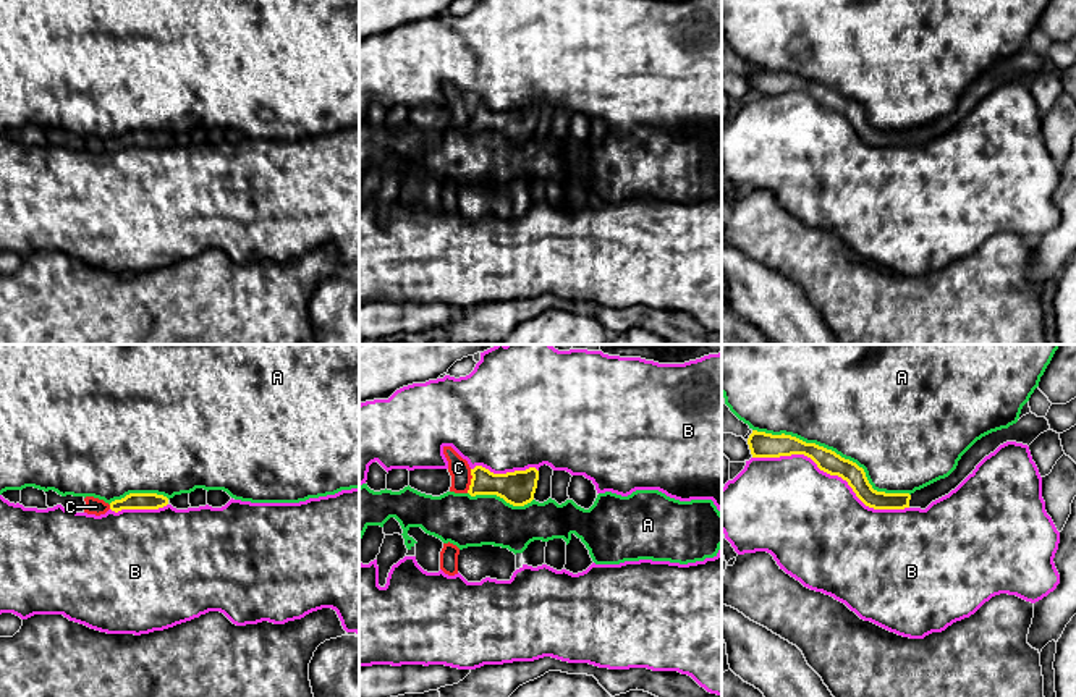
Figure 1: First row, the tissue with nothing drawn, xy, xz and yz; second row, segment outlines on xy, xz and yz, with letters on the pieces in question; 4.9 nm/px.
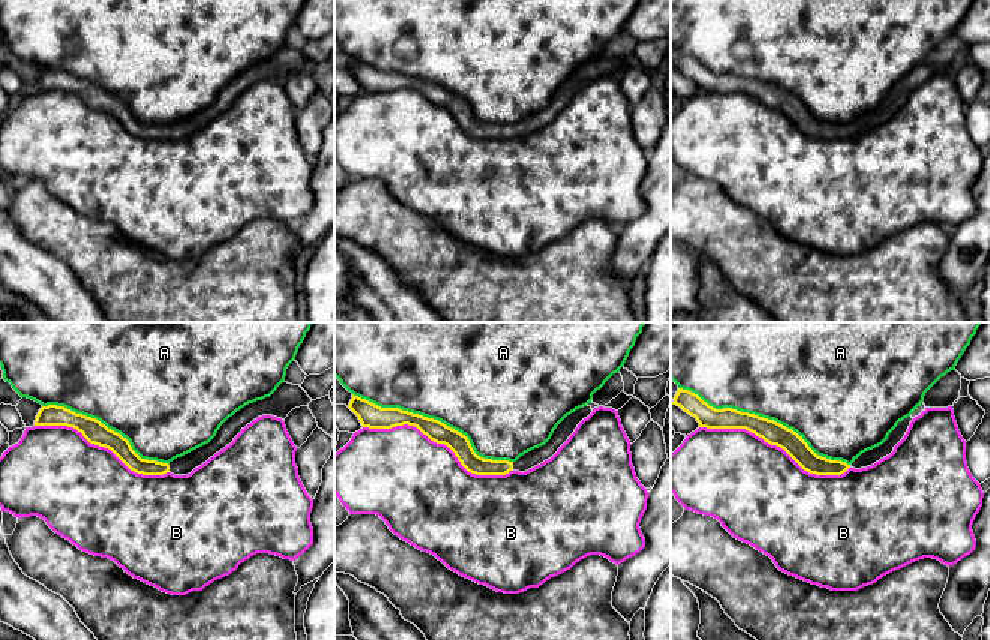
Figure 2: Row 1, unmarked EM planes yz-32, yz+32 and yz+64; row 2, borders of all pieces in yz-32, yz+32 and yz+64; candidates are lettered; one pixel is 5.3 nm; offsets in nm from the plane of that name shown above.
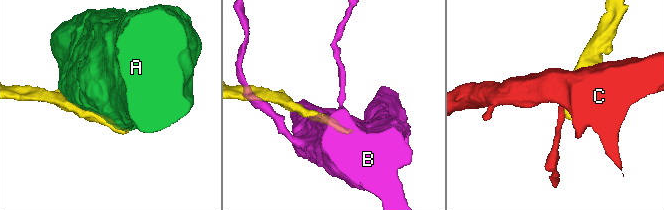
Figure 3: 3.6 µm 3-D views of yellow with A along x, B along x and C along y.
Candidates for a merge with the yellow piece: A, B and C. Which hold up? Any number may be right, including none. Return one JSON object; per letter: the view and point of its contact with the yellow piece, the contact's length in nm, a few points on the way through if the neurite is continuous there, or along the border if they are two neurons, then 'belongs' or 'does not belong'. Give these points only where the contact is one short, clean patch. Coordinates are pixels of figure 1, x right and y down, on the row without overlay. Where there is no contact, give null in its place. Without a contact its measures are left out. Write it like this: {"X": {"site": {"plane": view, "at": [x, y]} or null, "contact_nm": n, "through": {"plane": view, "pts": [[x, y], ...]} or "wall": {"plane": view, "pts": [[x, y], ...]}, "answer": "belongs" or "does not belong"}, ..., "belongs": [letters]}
{"A": {"site": {"plane": "yz", "at": [834, 89]}, "contact_nm": 850, "answer": "does not belong"}, "B": {"site": {"plane": "yz", "at": [832, 112]}, "contact_nm": 800, "answer": "does not belong"}, "C": {"site": {"plane": "xz", "at": [471, 118]}, "contact_nm": 120, "wall": {"plane": "xz", "pts": [[471, 107], [471, 122], [466, 130]]}, "answer": "does not belong"}, "belongs": []}

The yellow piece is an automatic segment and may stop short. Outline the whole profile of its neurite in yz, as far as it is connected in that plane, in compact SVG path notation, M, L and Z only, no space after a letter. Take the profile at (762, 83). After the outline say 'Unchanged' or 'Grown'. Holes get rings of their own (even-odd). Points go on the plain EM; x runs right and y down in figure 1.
M1029 50L1008 66L992 70L977 78L958 99L956 107L945 116L940 116L914 131L885 131L877 129L869 121L866 110L856 100L841 95L832 87L815 81L806 81L791 73L772 73L752 68L748 82L752 95L780 95L791 92L804 92L811 95L817 105L830 113L838 113L848 120L856 134L869 146L874 147L904 147L921 146L926 147L932 139L948 133L955 128L976 103L1000 82L1016 79L1031 82L1040 71L1050 68L1045 55L1037 55Z. Grown

